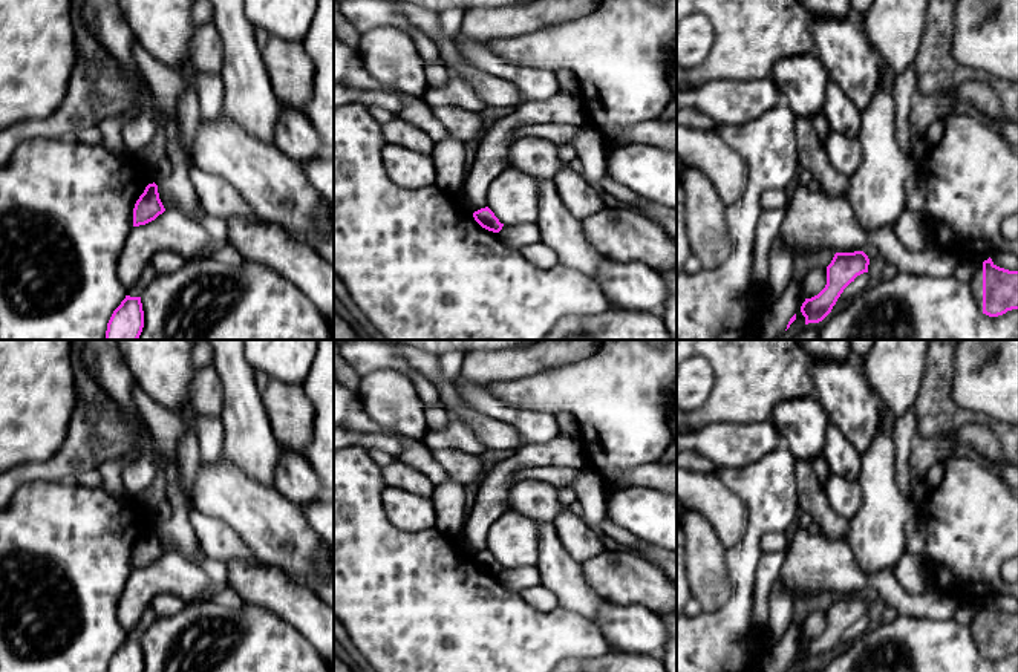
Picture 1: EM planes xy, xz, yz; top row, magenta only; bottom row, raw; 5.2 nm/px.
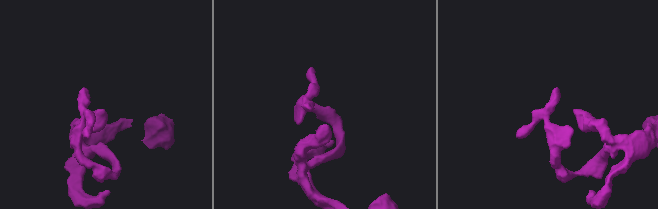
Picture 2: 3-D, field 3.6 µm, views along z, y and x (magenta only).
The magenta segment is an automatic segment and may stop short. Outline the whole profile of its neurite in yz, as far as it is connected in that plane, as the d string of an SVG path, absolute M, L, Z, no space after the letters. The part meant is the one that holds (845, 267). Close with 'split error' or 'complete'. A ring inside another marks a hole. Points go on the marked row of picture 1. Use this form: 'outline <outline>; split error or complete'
outline M863 251L836 253L827 266L827 285L814 297L805 298L801 312L805 325L822 321L836 305L843 289L863 272L868 272L870 259Z; complete

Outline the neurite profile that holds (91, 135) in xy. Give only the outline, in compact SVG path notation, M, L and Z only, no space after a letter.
M87 127L75 133L73 139L89 144L89 145L96 145L103 142L103 133L100 129L95 127Z

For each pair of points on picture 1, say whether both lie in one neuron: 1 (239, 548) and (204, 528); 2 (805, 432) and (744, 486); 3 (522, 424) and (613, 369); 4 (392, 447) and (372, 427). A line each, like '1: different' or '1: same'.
1: same
2: different
3: different
4: different

